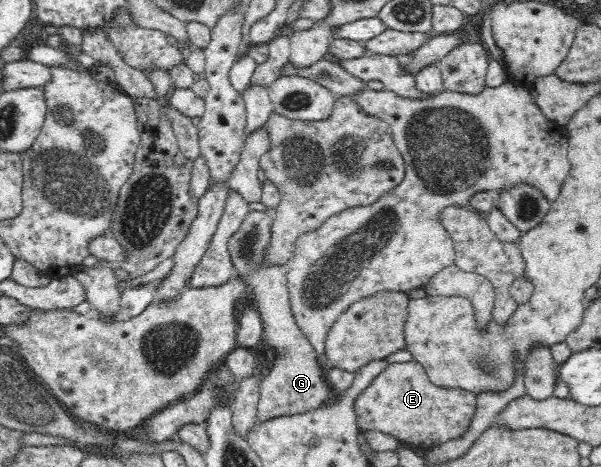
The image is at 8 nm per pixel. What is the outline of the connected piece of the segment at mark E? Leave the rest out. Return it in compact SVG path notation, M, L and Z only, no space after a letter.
M412 360L389 363L355 399L355 418L360 430L384 432L413 447L431 450L464 435L476 408L475 393L433 384L422 364Z

